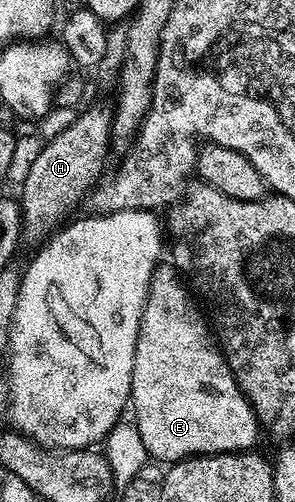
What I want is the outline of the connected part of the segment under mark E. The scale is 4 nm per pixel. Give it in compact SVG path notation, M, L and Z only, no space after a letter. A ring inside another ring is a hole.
M161 264L156 267L142 312L138 344L134 348L130 410L136 413L134 424L142 436L142 444L146 444L149 459L157 458L163 464L181 462L184 458L195 458L201 454L248 452L255 447L252 445L256 437L262 434L262 427L256 420L252 405L248 403L248 397L240 391L224 358L224 351L210 333L205 311L198 302L196 307L195 301L193 291L182 281L175 265Z

